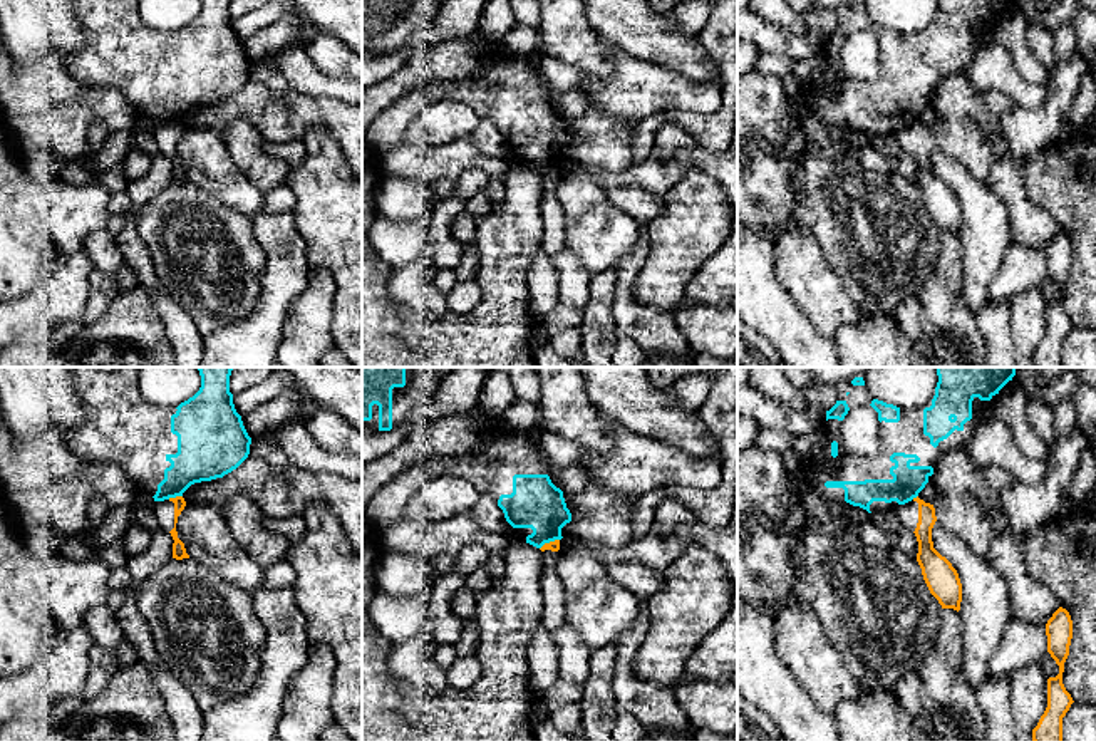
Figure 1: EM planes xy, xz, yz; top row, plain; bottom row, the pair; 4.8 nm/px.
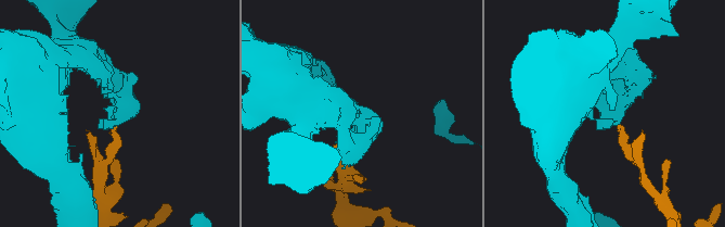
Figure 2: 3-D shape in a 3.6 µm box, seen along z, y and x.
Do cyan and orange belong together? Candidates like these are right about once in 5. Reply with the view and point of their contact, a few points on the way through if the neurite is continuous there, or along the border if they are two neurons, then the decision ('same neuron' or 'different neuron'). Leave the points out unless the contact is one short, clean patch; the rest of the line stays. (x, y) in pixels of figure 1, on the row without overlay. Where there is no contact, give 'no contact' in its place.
contact xy (175, 121); border xy (181, 119), (168, 123); different neuron

